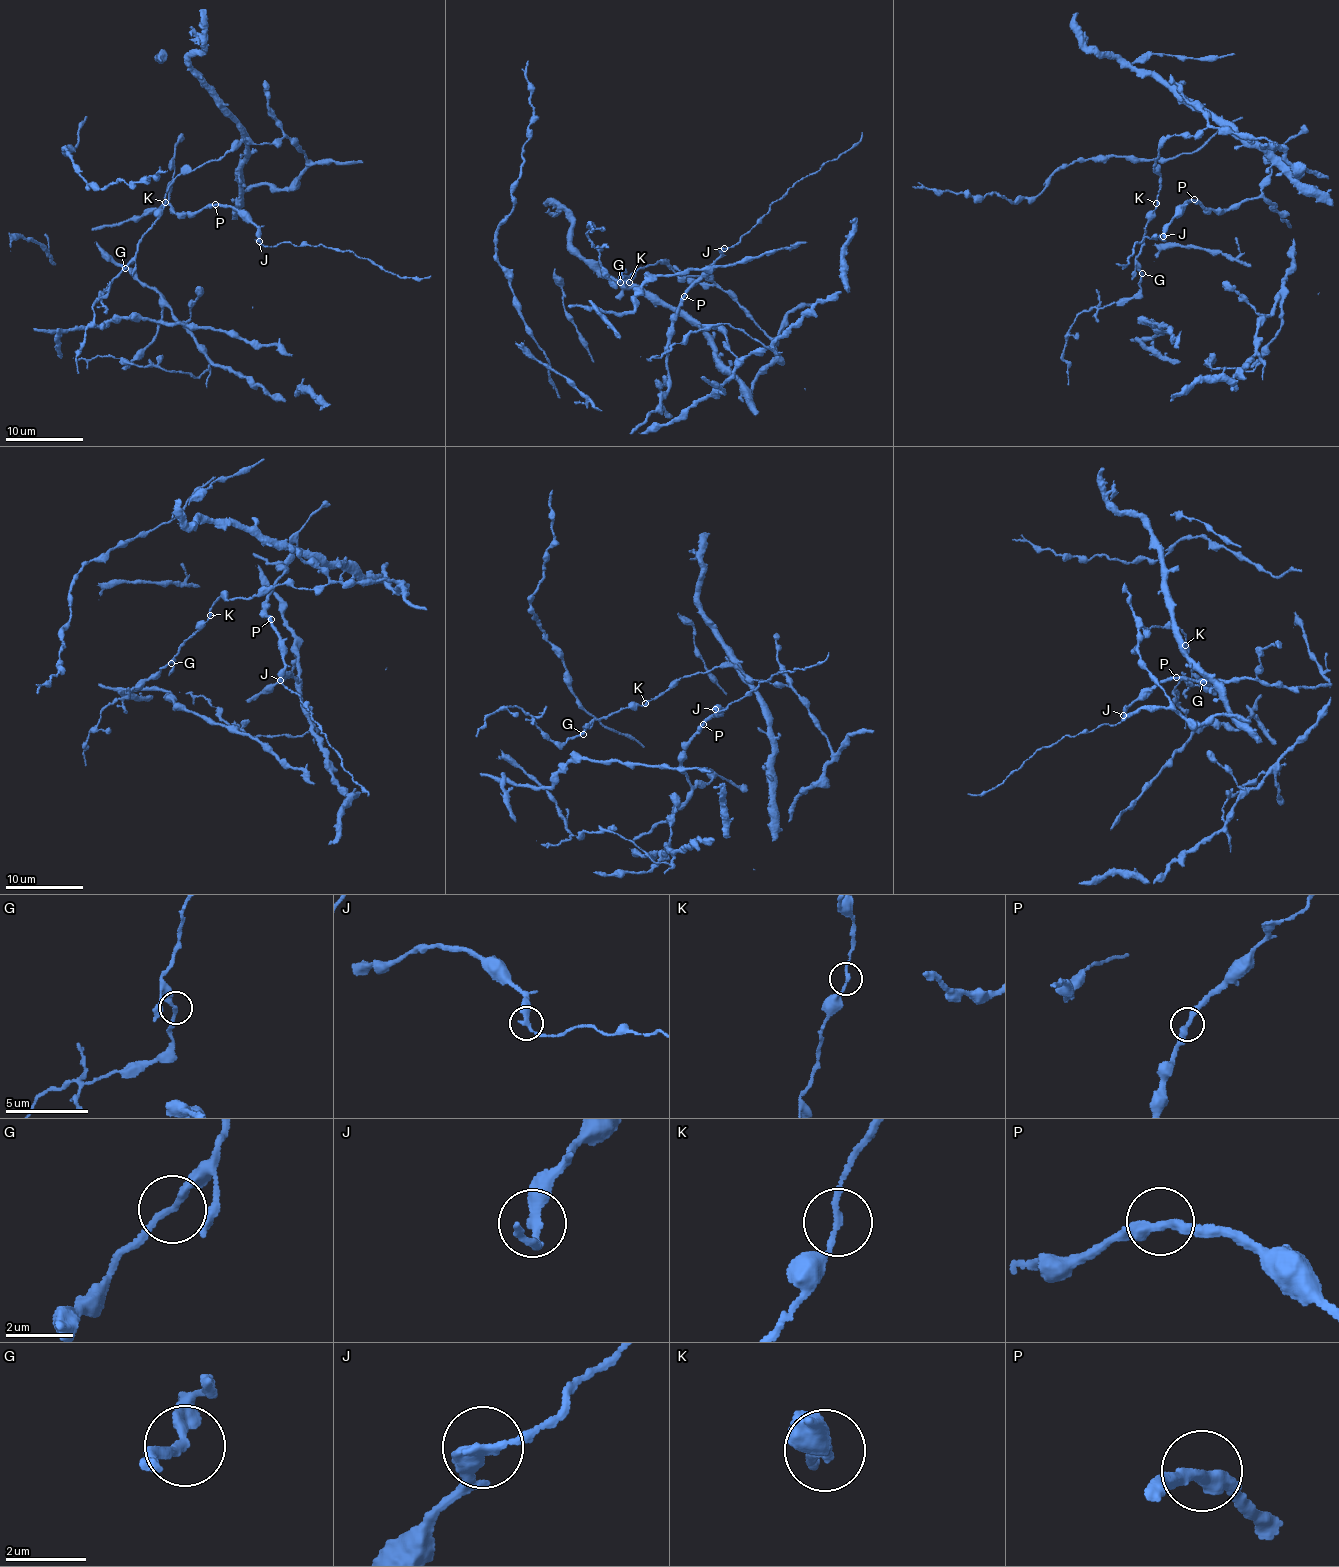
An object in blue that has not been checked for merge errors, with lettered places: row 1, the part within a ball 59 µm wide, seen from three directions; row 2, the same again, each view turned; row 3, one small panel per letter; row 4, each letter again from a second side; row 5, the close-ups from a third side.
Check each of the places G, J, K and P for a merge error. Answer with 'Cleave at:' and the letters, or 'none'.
Cleave at: G, J

